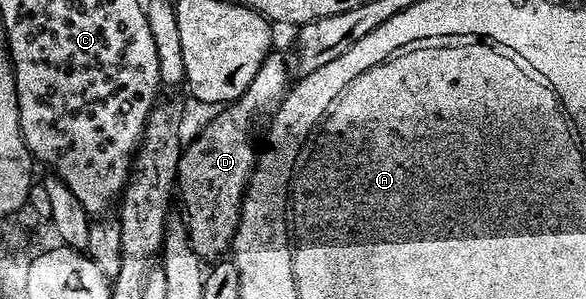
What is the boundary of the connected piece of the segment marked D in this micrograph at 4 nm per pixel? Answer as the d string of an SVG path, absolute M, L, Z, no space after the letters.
M270 53L259 72L255 72L255 80L251 80L247 92L236 102L218 109L218 114L202 128L201 135L182 149L175 190L185 209L183 217L189 230L189 242L202 260L216 259L230 249L241 219L245 187L259 157L258 147L253 147L253 121L261 113L272 115L281 105L291 85L289 70L291 74L290 63L289 66L285 63L283 55Z

